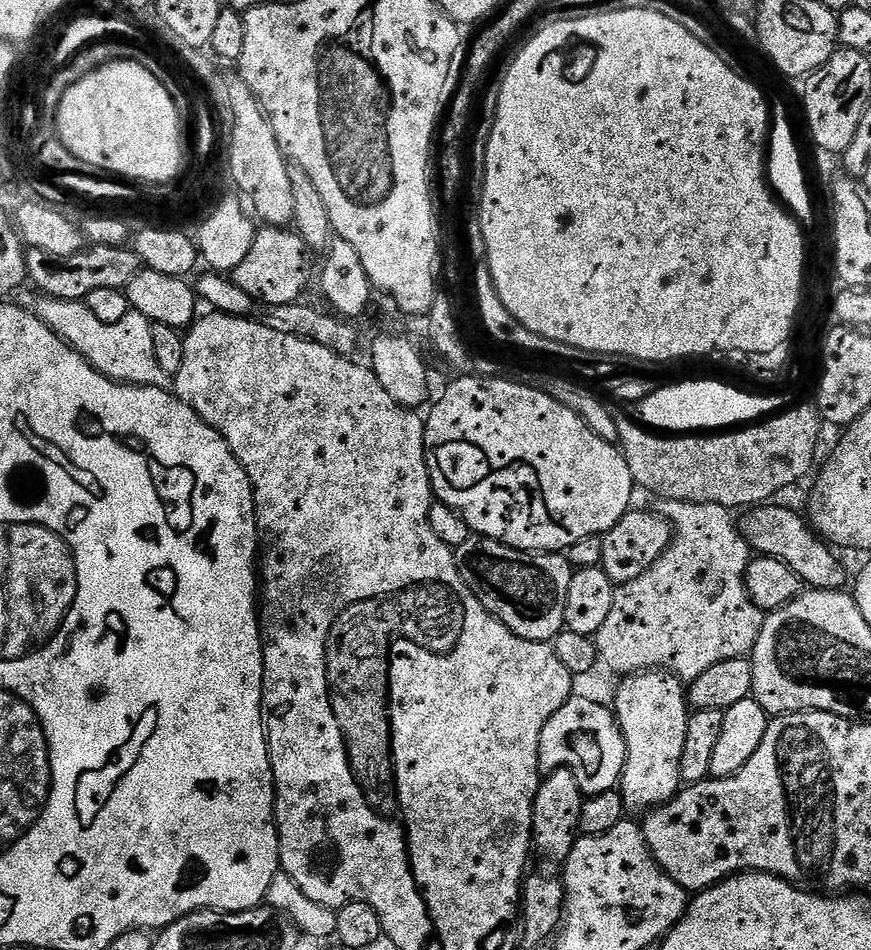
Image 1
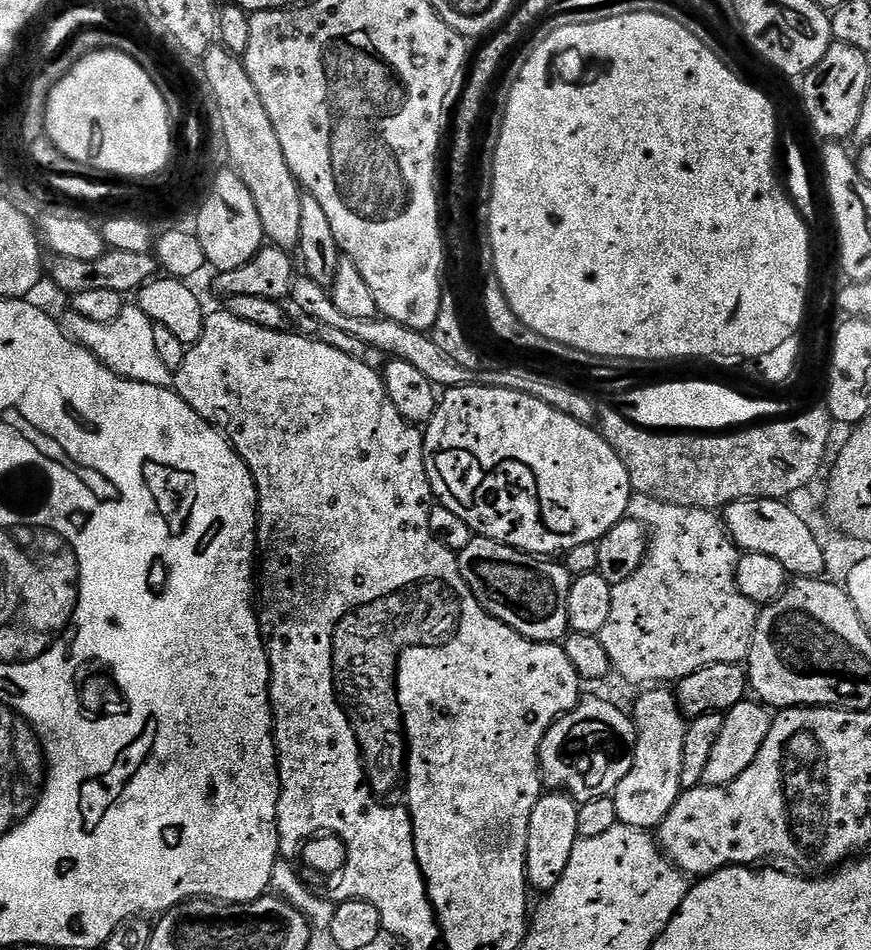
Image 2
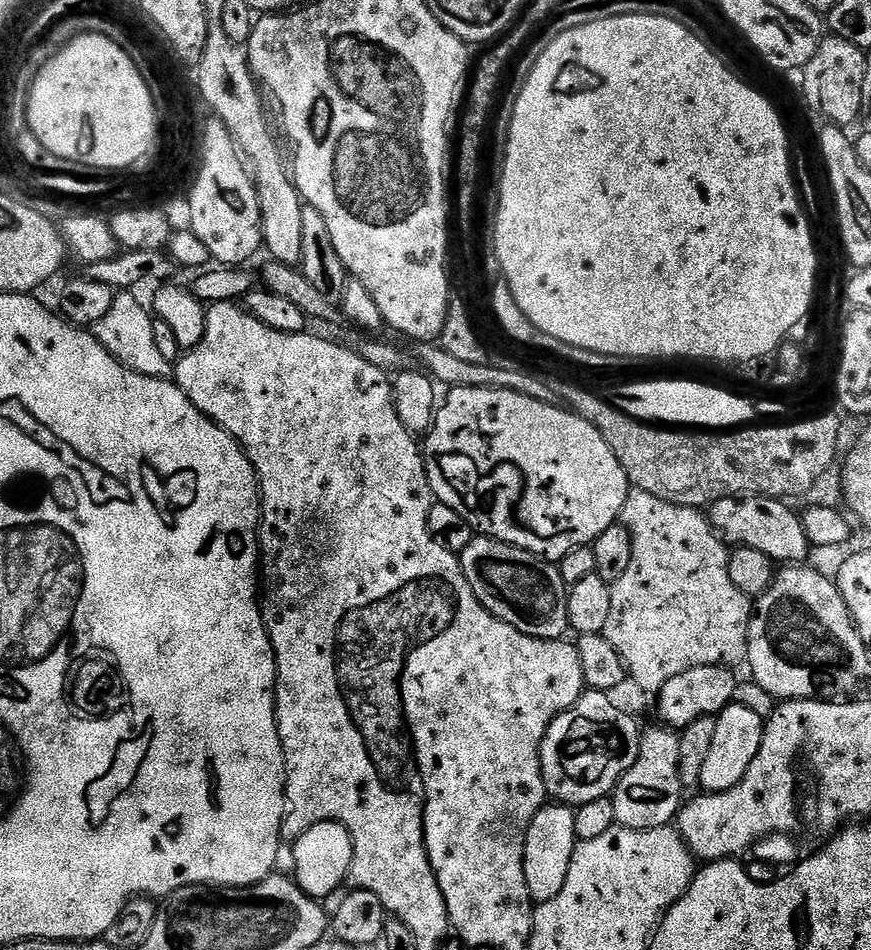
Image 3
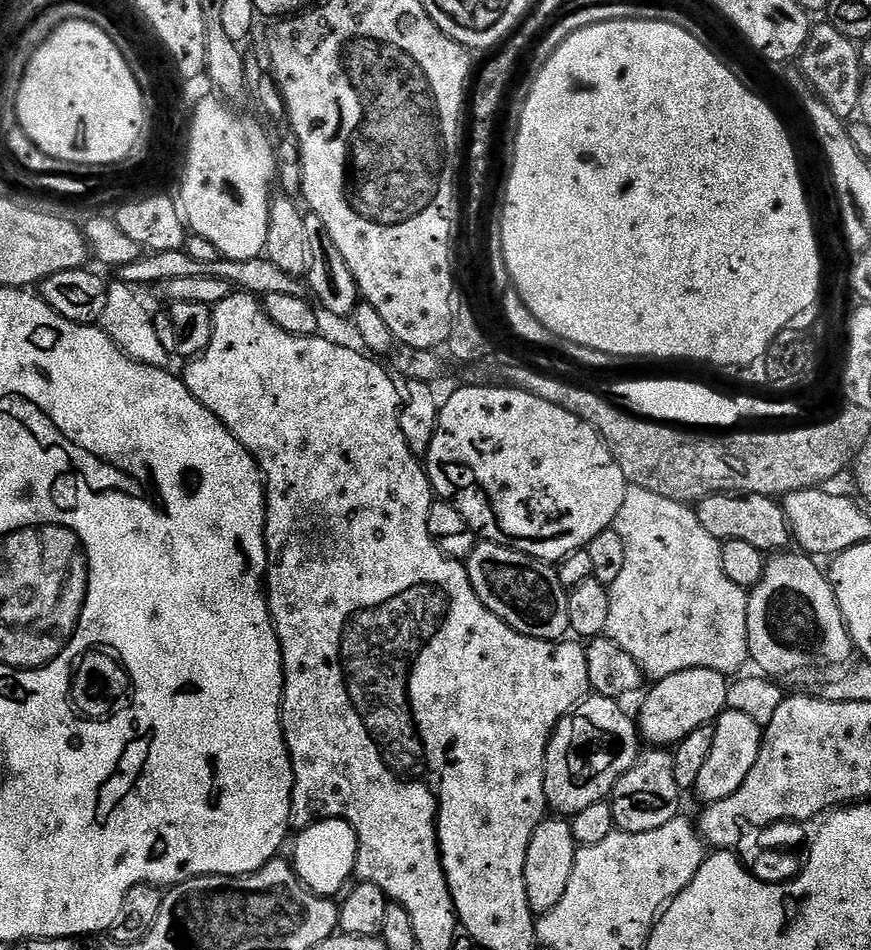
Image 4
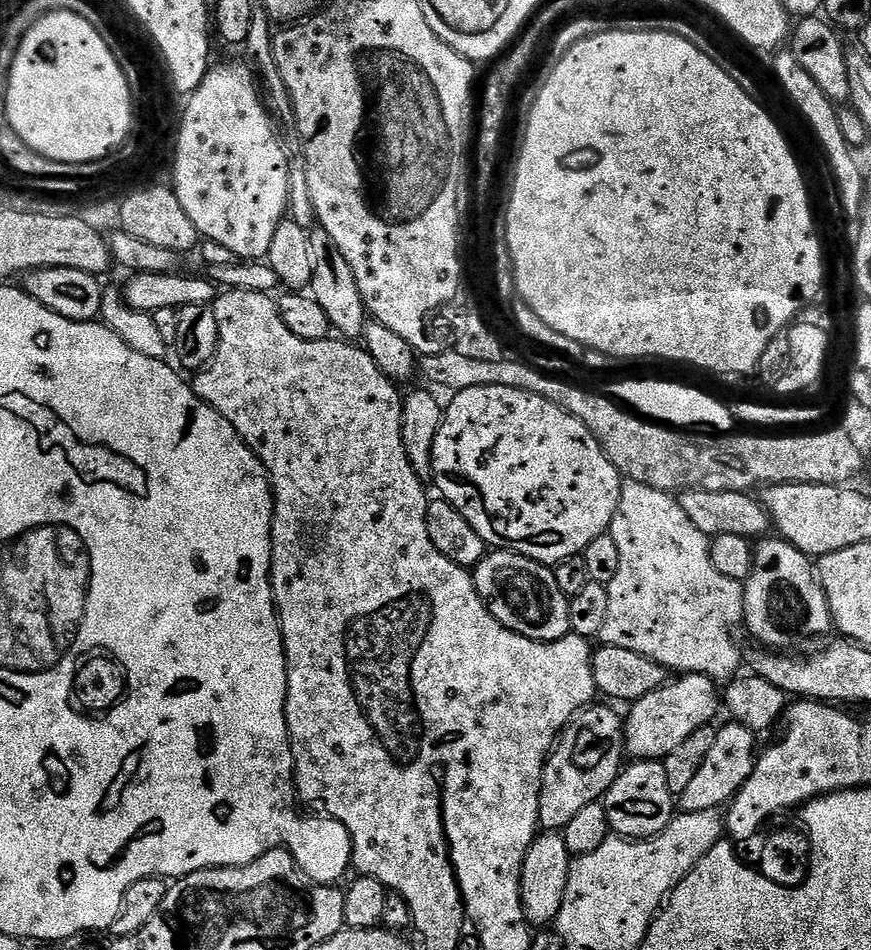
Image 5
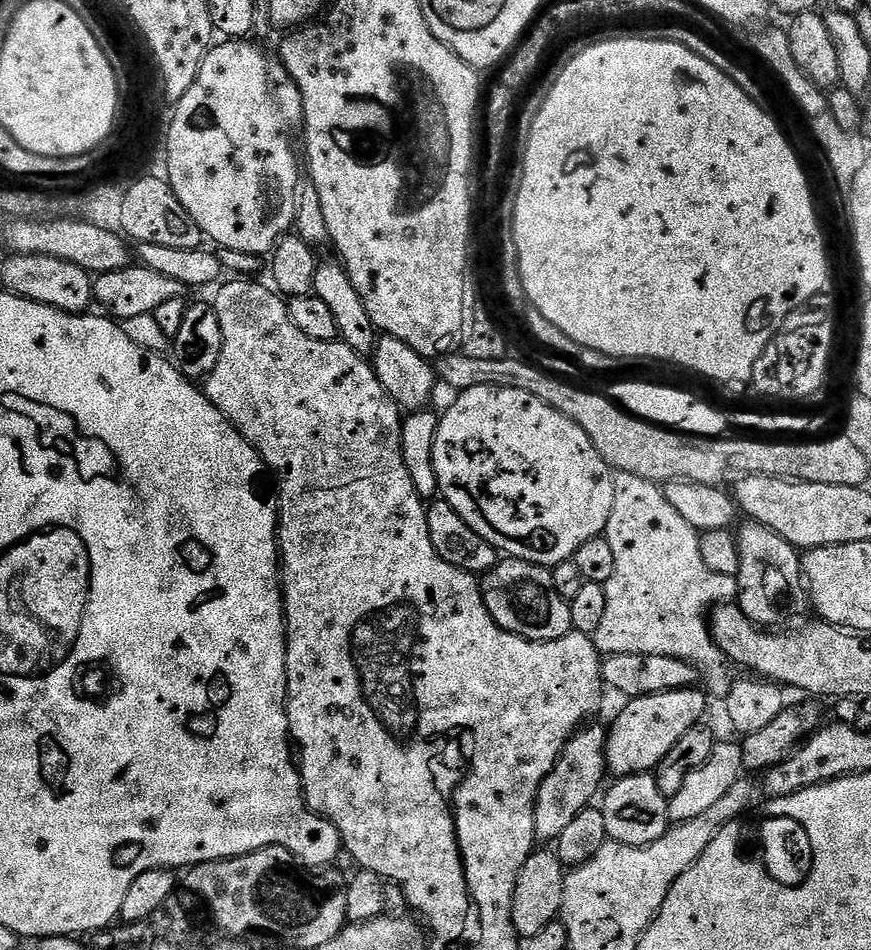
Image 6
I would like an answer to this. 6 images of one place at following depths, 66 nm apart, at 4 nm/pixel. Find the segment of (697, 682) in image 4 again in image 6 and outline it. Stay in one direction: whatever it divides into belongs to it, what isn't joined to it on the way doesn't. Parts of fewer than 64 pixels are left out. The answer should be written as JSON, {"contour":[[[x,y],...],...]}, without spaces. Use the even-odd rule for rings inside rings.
{"contour":[[[699,687],[683,688],[662,694],[637,696],[616,716],[612,728],[607,729],[606,762],[613,777],[637,776],[639,772],[651,773],[674,750],[686,730],[697,727],[708,708],[709,697]]]}

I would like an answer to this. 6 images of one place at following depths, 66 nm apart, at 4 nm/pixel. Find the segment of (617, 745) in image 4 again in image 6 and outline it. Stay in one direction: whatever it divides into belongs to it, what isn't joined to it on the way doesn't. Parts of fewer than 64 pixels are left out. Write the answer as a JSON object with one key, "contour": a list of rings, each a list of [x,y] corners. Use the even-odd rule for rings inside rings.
{"contour":[[[592,726],[581,727],[580,731],[572,737],[572,741],[570,741],[570,743],[568,743],[567,746],[565,746],[565,748],[562,750],[562,754],[558,758],[558,762],[554,766],[554,770],[550,770],[550,774],[546,774],[546,778],[538,790],[538,798],[536,799],[536,805],[534,806],[534,830],[536,831],[537,841],[544,842],[544,840],[548,840],[548,842],[555,842],[556,839],[566,831],[566,826],[570,826],[571,820],[573,820],[573,818],[577,816],[577,814],[583,810],[583,808],[589,807],[589,805],[595,801],[592,799],[594,799],[596,795],[596,799],[601,795],[602,787],[600,788],[600,783],[603,782],[604,776],[607,777],[609,775],[608,763],[606,762],[606,742],[608,741],[608,734],[603,727],[601,729],[588,727]]]}

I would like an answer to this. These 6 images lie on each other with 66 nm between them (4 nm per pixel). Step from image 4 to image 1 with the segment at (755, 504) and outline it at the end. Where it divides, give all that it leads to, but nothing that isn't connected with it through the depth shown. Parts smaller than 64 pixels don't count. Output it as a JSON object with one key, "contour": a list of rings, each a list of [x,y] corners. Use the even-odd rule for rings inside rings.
{"contour":[[[768,502],[763,506],[753,507],[745,516],[748,517],[744,524],[742,520],[742,531],[753,553],[786,562],[786,566],[790,566],[790,570],[794,570],[794,574],[798,574],[800,581],[809,589],[825,588],[834,592],[847,585],[844,583],[848,576],[844,573],[843,566],[836,561],[837,553],[813,531],[801,513],[791,512],[775,502]]]}

